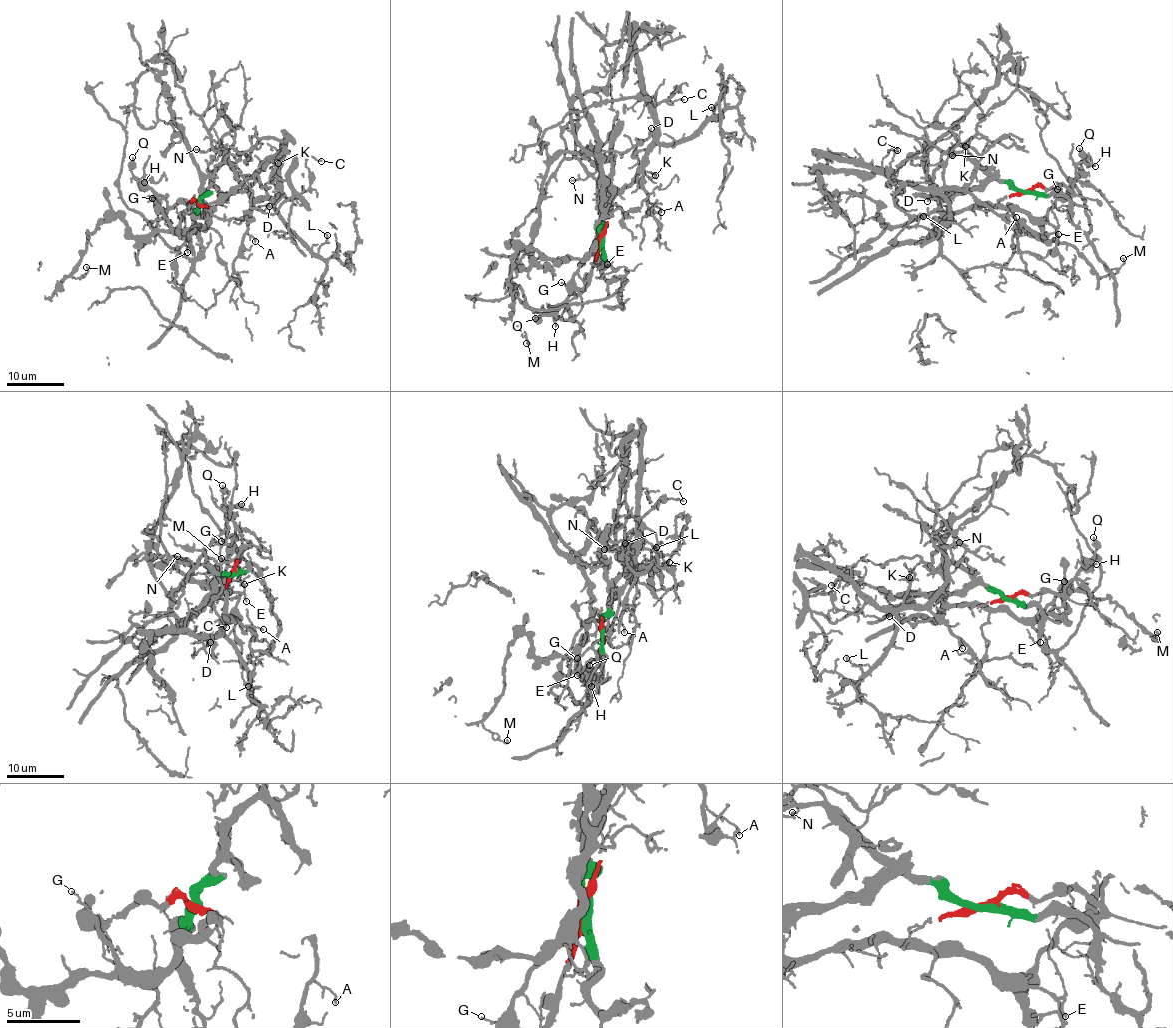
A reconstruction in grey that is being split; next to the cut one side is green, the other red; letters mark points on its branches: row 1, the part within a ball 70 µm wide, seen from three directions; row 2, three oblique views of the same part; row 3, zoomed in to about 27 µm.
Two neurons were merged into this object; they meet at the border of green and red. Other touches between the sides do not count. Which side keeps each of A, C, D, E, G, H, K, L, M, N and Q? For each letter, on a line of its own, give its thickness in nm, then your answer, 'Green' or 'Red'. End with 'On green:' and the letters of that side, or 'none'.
A: Thickness 130 nm. Green
C: Thickness 100 nm. Green
D: Thickness 110 nm. Green
E: Thickness 130 nm. Red
G: Thickness 100 nm. Red
H: Thickness 120 nm. Red
K: Thickness 100 nm. Green
L: Thickness 90 nm. Green
M: Thickness 140 nm. Red
N: Thickness 110 nm. Green
Q: Thickness 240 nm. Red
On green: A, C, D, K, L, N

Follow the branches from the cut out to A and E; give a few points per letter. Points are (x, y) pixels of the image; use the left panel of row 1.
A: (200, 204), (214, 173), (224, 163), (229, 164), (251, 202), (245, 233), (255, 242)
E: (200, 204), (192, 200), (186, 205), (179, 202), (163, 210), (169, 225), (186, 238), (187, 252)

